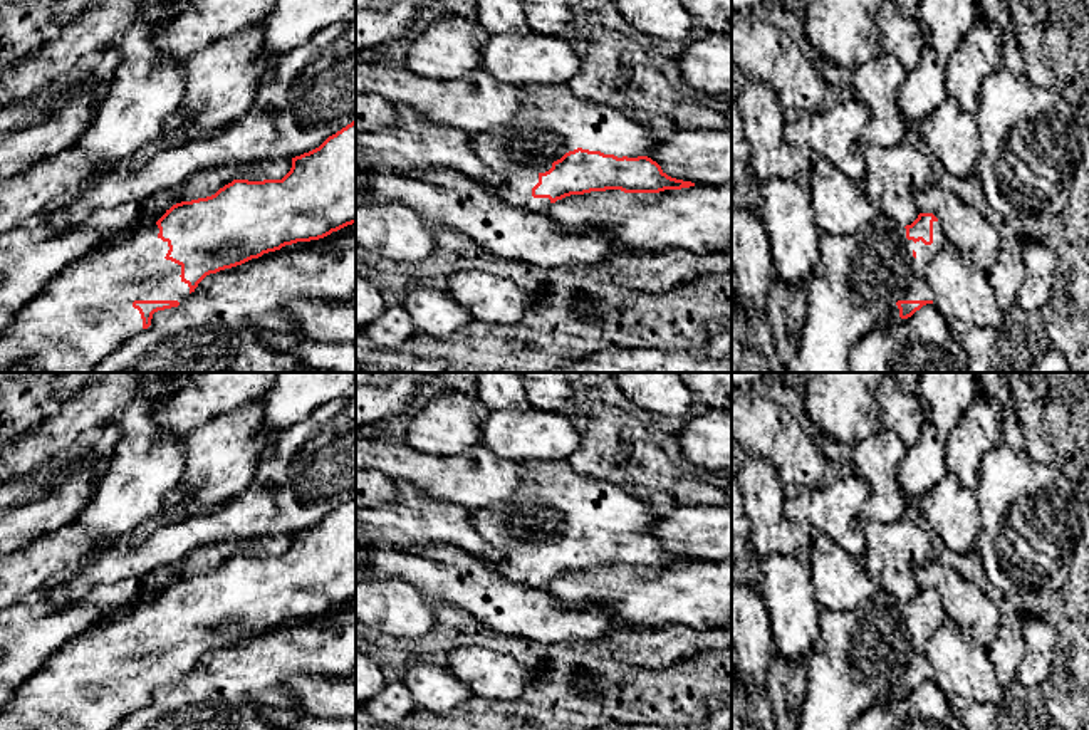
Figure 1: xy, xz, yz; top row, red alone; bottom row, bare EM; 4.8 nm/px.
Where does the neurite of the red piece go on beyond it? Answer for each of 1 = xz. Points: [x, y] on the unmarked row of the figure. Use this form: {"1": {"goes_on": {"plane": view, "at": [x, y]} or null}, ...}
{"1": {"goes_on": {"plane": "xz", "at": [552, 497]}}}

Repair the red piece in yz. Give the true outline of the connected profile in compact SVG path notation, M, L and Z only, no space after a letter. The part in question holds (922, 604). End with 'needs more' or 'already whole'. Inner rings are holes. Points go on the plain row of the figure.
M920 589L906 602L881 591L849 611L821 607L819 638L807 658L805 700L795 730L851 730L868 708L893 701L933 680L925 646L946 618L933 589Z; needs more

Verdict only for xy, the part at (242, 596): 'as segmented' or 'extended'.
extended

